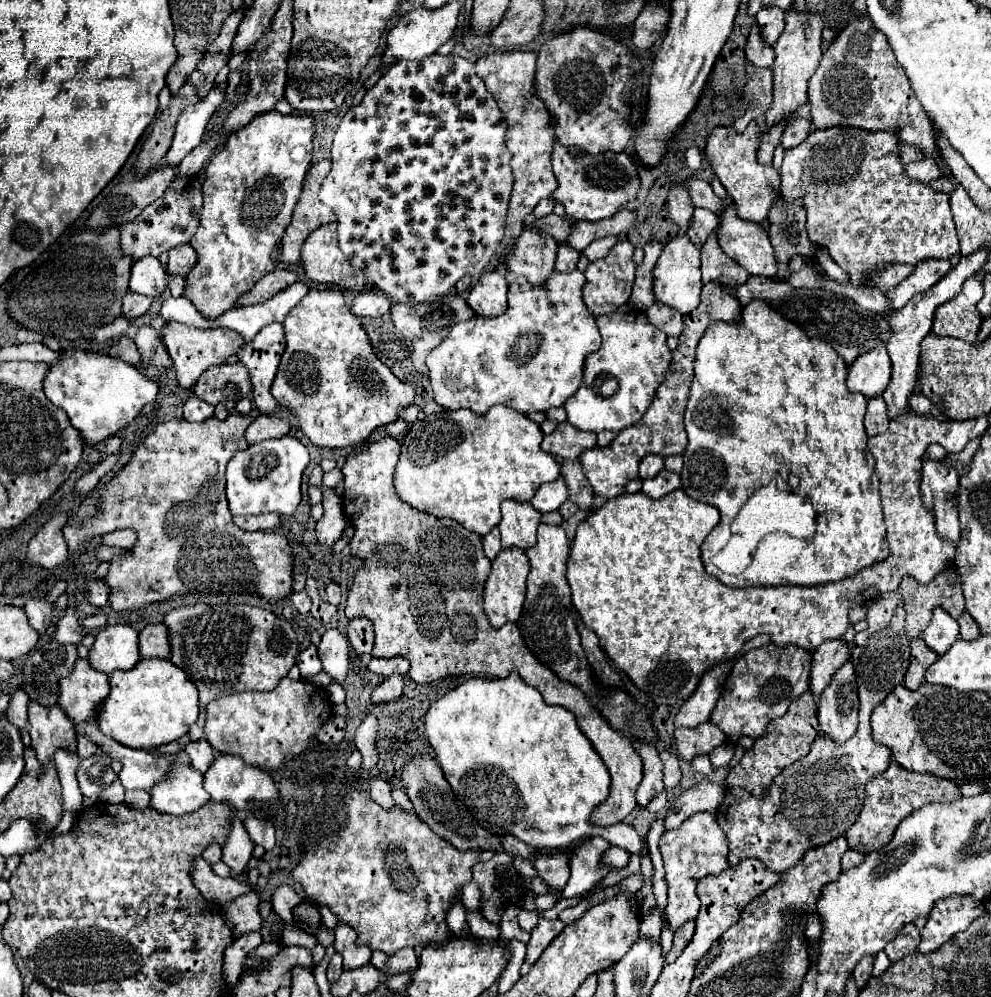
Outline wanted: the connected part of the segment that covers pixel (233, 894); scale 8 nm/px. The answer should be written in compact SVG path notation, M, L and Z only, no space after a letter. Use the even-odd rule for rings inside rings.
M203 858L195 860L195 864L191 866L191 880L197 886L197 890L205 896L205 900L211 900L217 904L225 904L251 890L247 888L247 884L241 884L233 878L215 876L211 872L211 866Z

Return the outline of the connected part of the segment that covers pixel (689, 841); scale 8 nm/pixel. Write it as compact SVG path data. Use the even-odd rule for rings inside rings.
M699 812L683 822L679 828L665 832L659 840L659 850L665 864L665 878L669 884L669 904L667 904L667 918L671 928L679 928L679 924L687 920L695 920L699 914L699 900L695 900L695 884L703 876L717 876L719 872L727 870L727 836L719 828L717 816L711 812Z

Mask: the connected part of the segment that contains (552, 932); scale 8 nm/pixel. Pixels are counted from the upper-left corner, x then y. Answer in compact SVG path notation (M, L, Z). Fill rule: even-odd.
M539 916L539 924L531 932L531 940L527 944L527 956L525 956L525 962L521 966L521 976L527 976L527 972L531 970L531 966L539 960L539 956L543 954L543 950L561 934L563 928L565 928L565 922L561 922L559 918L547 920L547 918Z

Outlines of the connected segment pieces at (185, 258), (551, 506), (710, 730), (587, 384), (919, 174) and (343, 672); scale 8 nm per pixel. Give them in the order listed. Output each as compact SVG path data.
M189 244L177 246L177 248L169 250L167 270L169 270L169 274L185 278L187 272L191 272L191 268L195 266L195 262L197 262L197 254L195 254L195 250Z
M559 476L555 482L547 482L543 484L537 494L533 496L531 504L535 506L535 510L539 512L553 512L557 510L565 500L567 500L569 492L567 492L567 484L565 484L565 478Z
M705 722L697 728L677 728L675 730L675 744L677 752L685 760L693 760L697 754L709 754L713 748L725 742L723 732L715 728L715 724Z
M615 312L611 316L599 316L597 326L603 344L597 352L585 358L585 376L581 388L565 402L567 420L585 432L619 432L641 420L657 388L663 382L671 364L671 350L667 348L667 336L647 322L643 312Z
M925 158L921 162L911 162L905 168L907 168L907 172L913 180L919 180L919 182L925 182L925 184L943 176L937 160L931 160L931 158Z
M327 630L319 644L319 658L323 670L339 684L343 684L349 668L349 642L339 630Z

